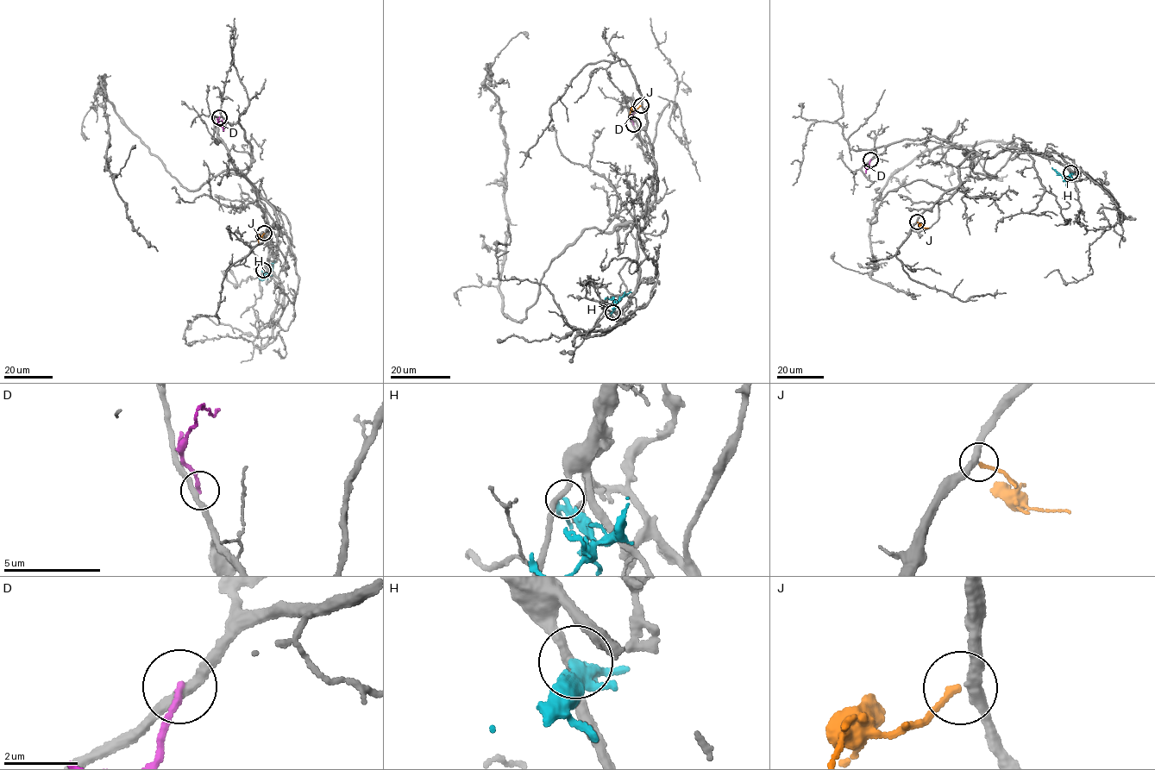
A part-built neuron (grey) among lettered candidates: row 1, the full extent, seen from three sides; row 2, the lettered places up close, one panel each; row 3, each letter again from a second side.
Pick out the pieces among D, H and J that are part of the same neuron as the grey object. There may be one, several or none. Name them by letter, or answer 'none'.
J

